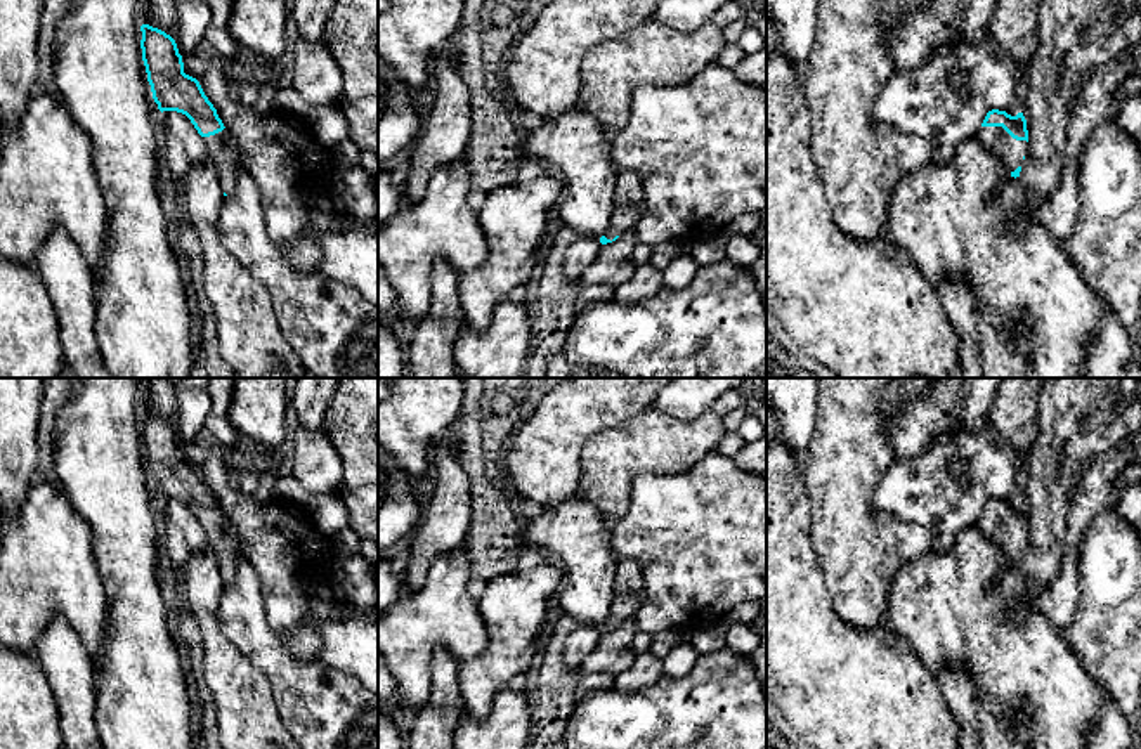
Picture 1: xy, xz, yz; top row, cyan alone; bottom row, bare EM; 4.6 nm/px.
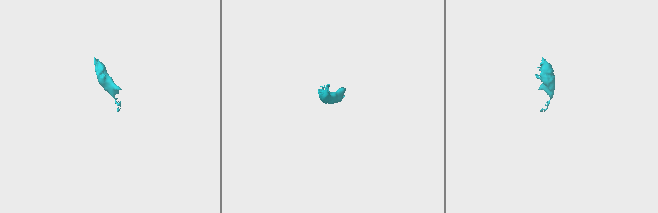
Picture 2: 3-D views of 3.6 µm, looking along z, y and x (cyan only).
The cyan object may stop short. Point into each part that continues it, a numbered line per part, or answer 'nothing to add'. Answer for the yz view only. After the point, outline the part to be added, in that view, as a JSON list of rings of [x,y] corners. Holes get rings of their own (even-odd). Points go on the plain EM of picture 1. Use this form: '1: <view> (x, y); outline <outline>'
1: yz (1010, 540); outline [[[980,515],[976,527],[1009,562],[1023,553],[1028,531],[1013,527],[1002,515]]]

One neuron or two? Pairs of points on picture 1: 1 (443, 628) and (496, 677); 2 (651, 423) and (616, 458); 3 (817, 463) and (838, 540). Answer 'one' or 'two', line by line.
1: two
2: one
3: one

